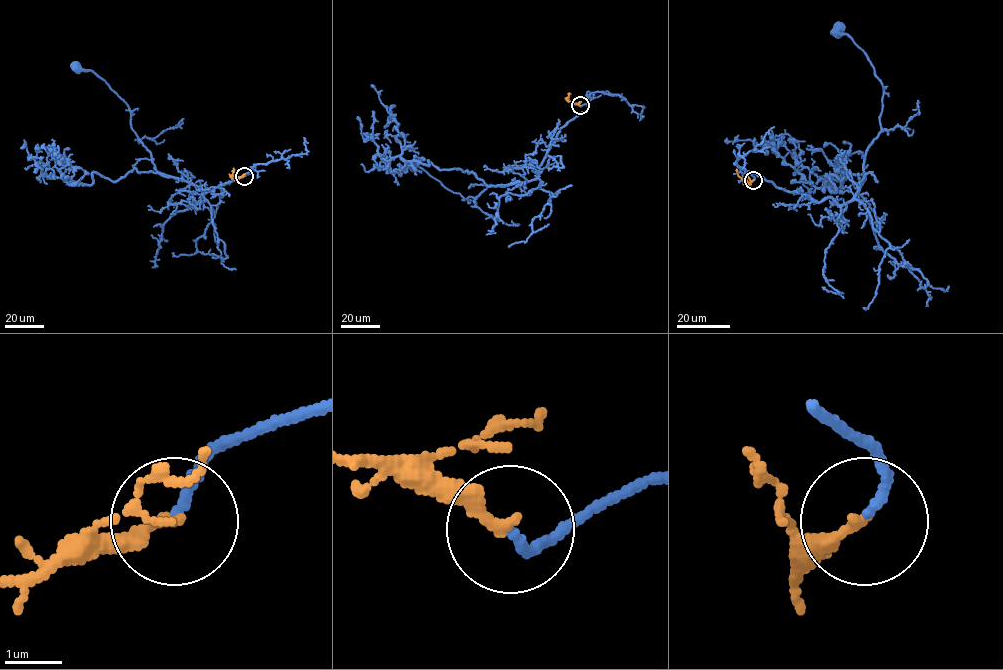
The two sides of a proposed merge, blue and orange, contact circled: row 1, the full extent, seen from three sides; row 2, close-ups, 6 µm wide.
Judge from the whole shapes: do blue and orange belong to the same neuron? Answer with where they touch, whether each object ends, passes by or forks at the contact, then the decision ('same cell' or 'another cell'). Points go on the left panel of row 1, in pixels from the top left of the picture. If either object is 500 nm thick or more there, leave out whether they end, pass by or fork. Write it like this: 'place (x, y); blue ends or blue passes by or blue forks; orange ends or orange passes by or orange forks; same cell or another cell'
place (244, 176); blue ends; orange ends; same cell

